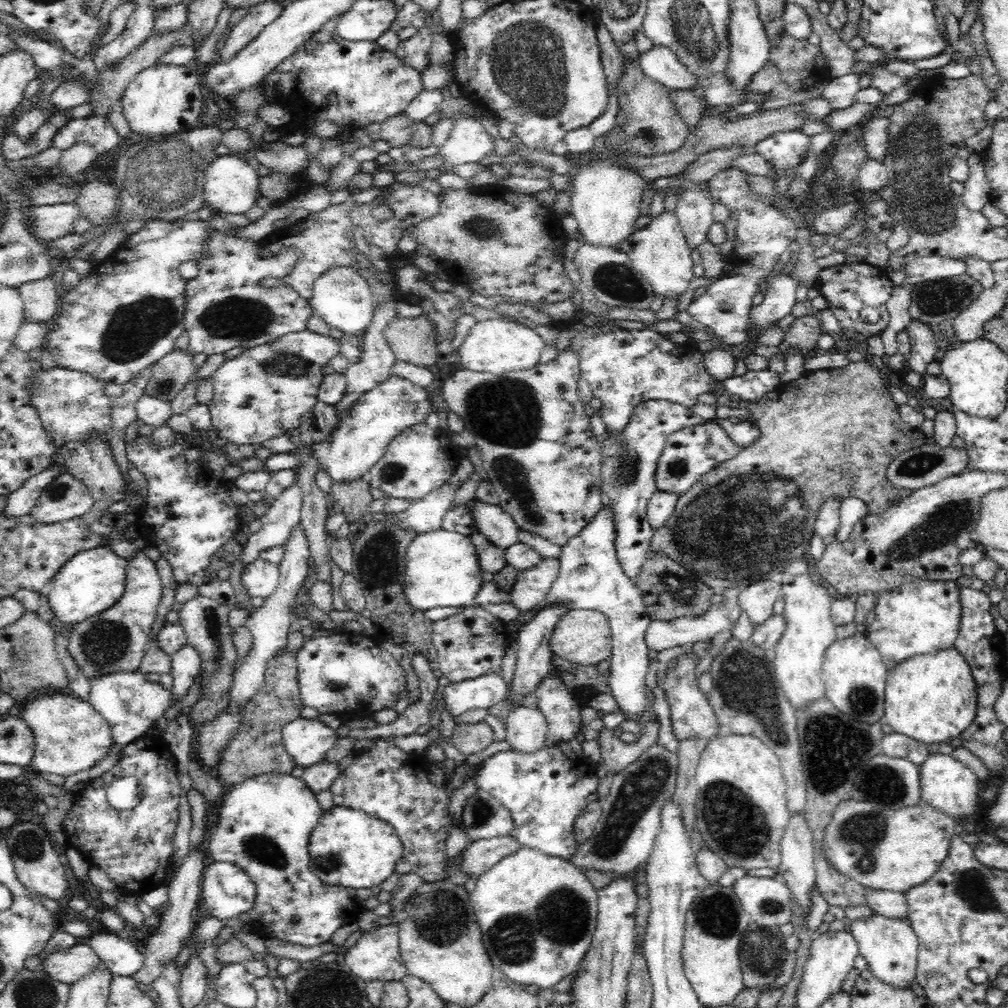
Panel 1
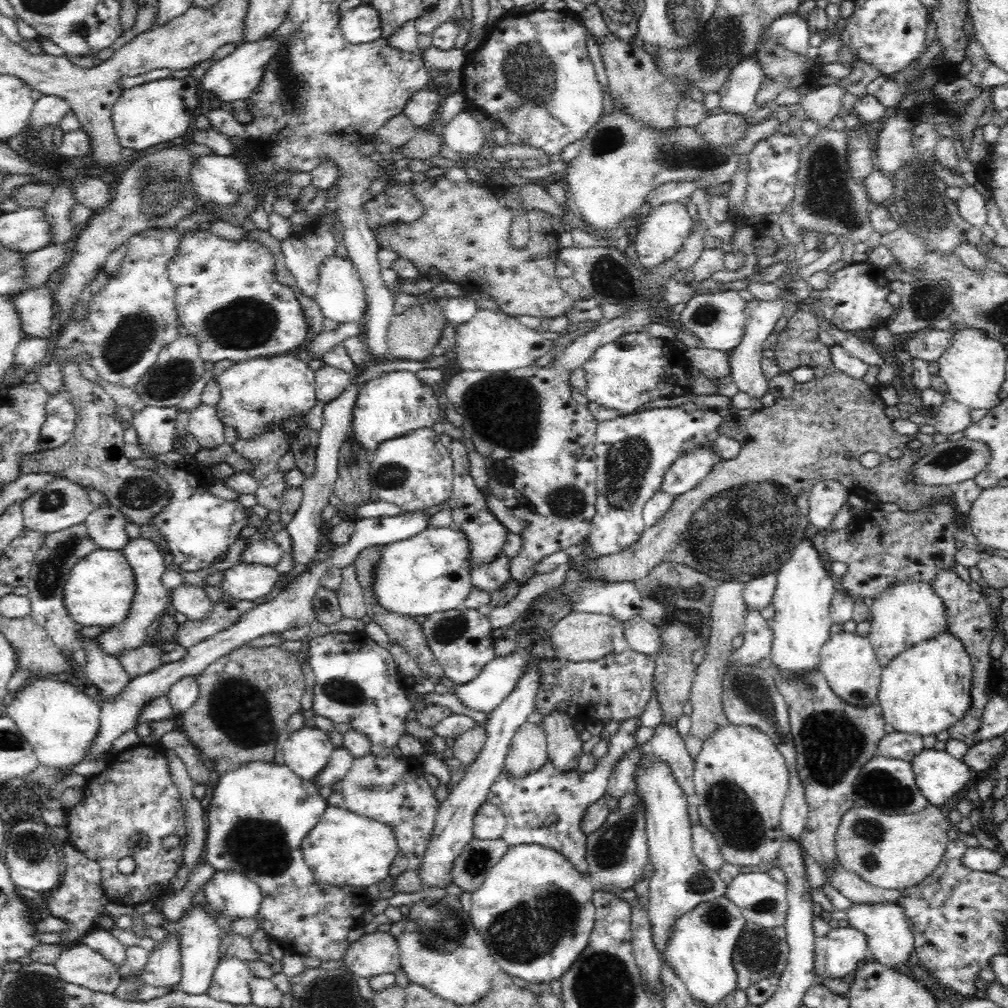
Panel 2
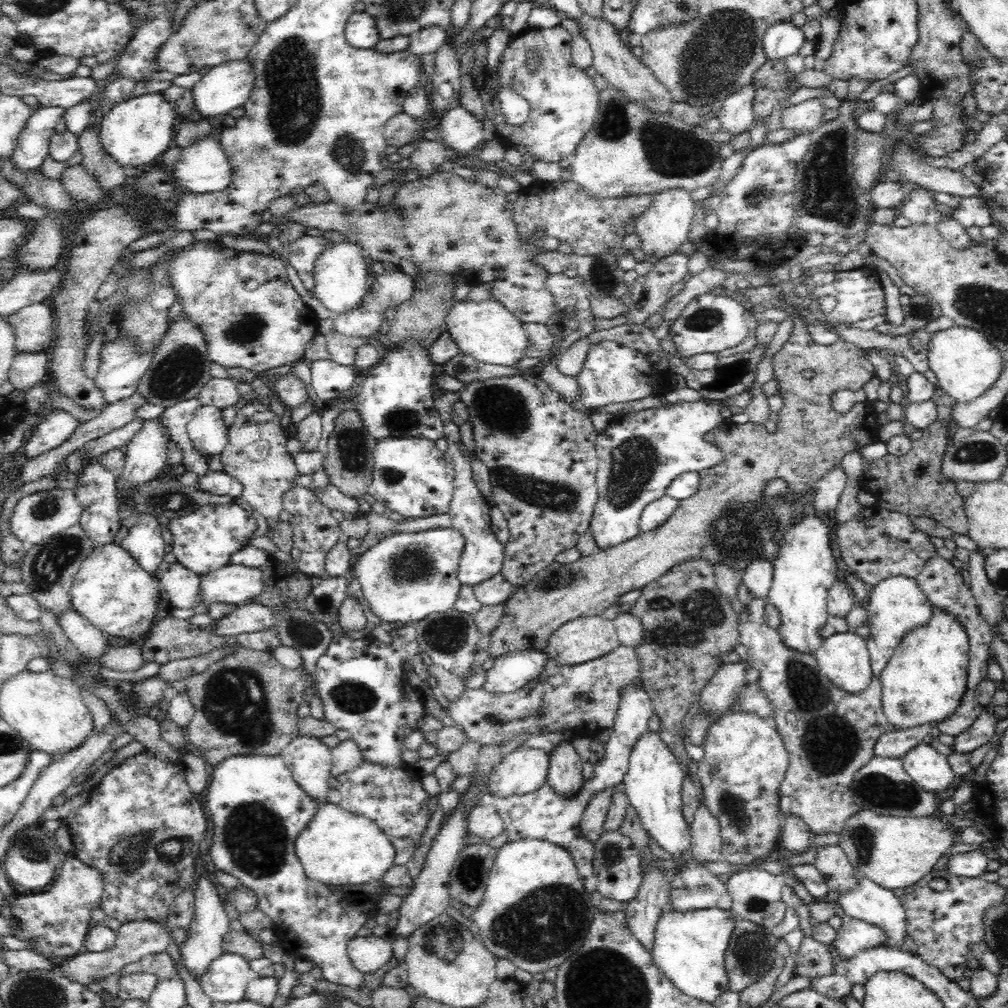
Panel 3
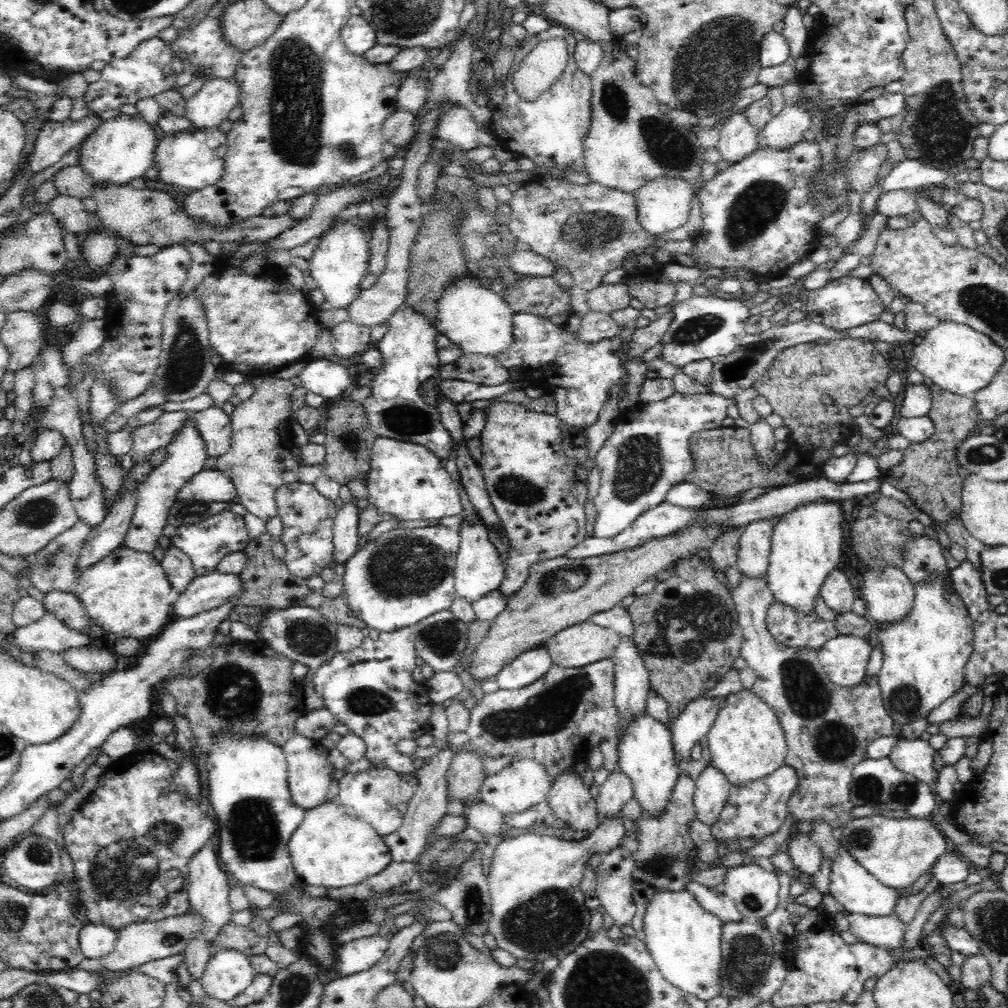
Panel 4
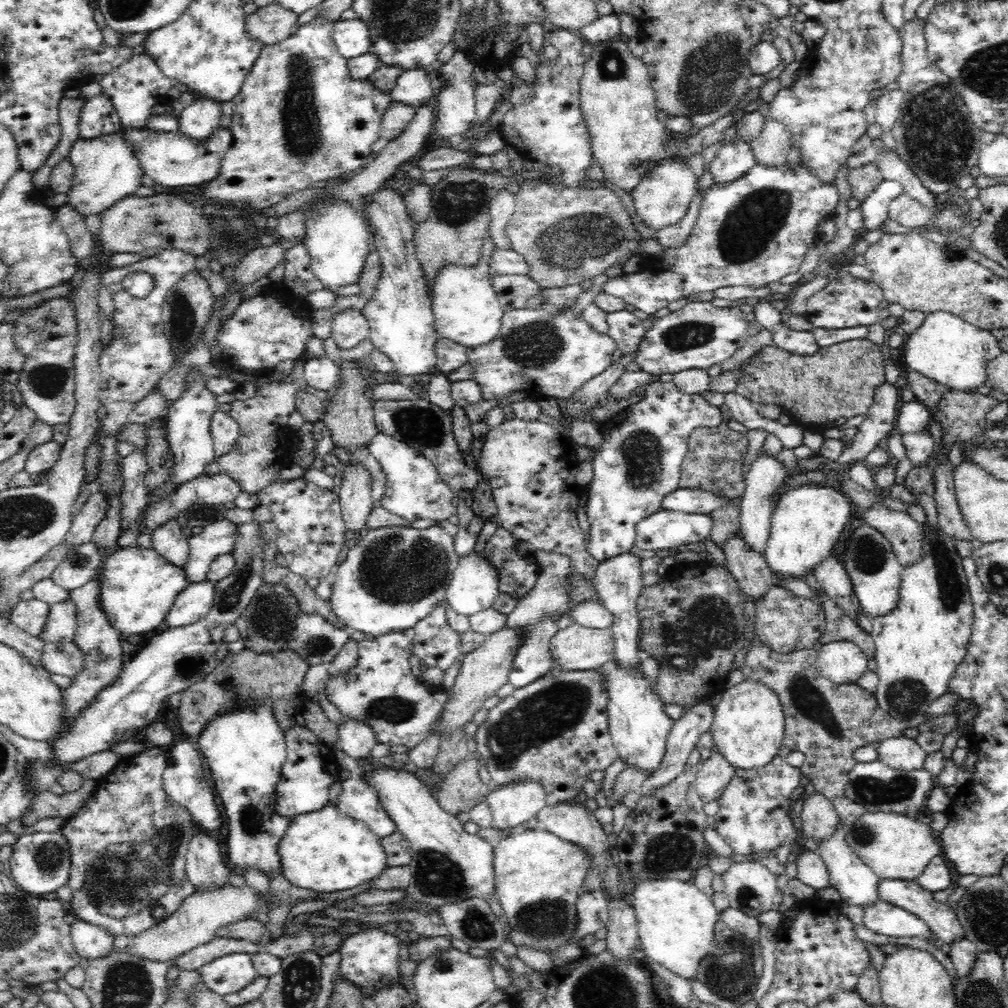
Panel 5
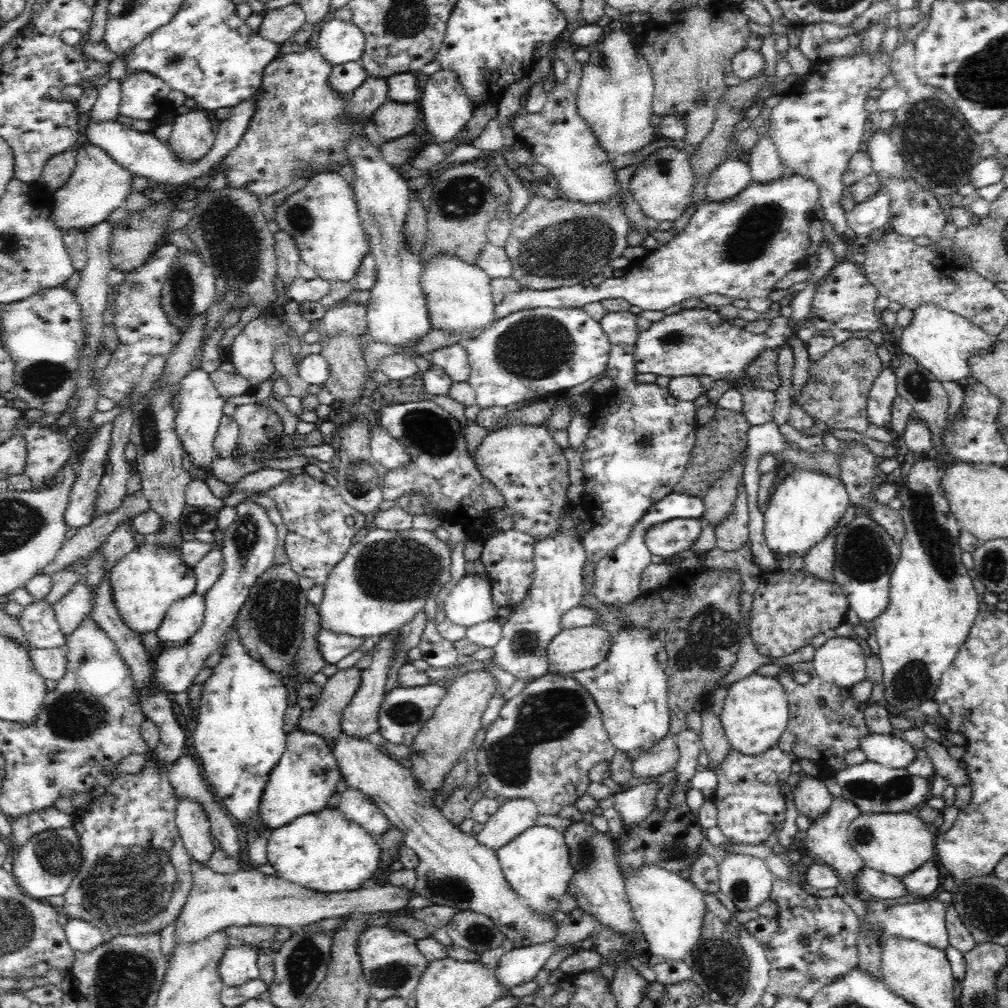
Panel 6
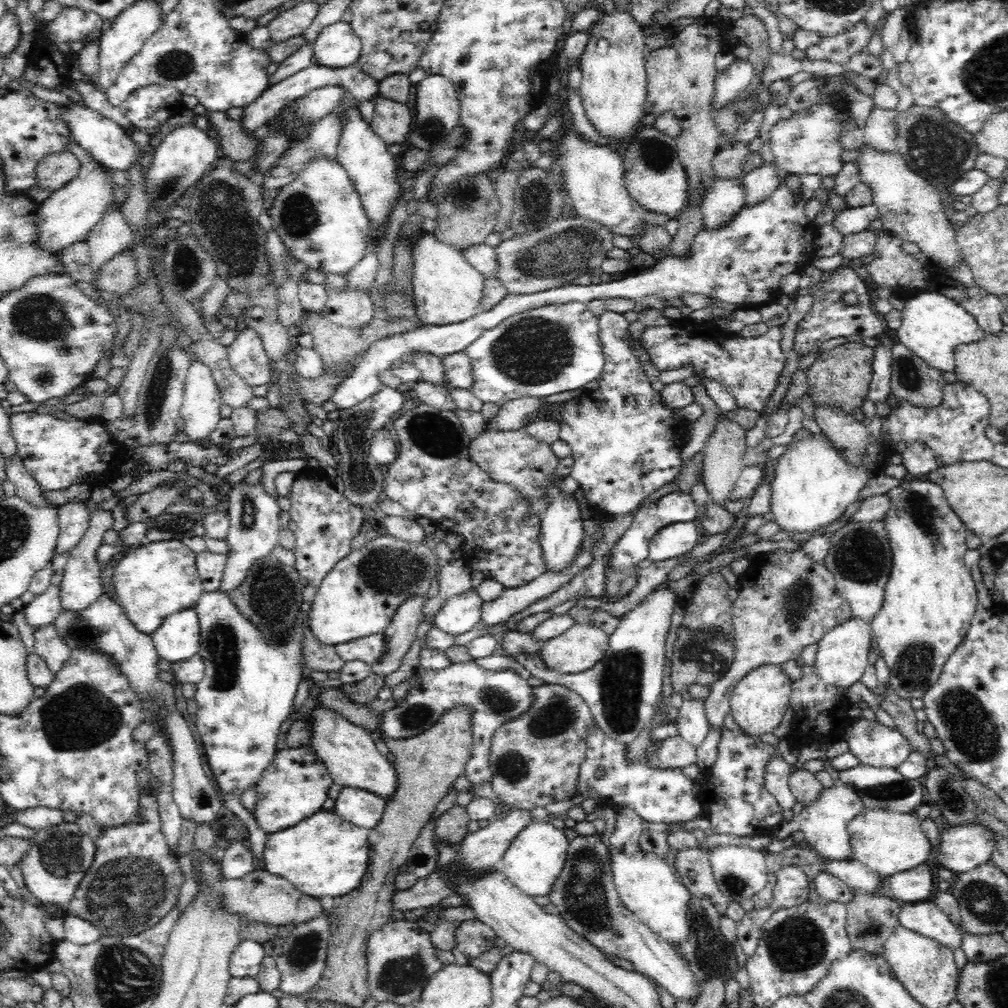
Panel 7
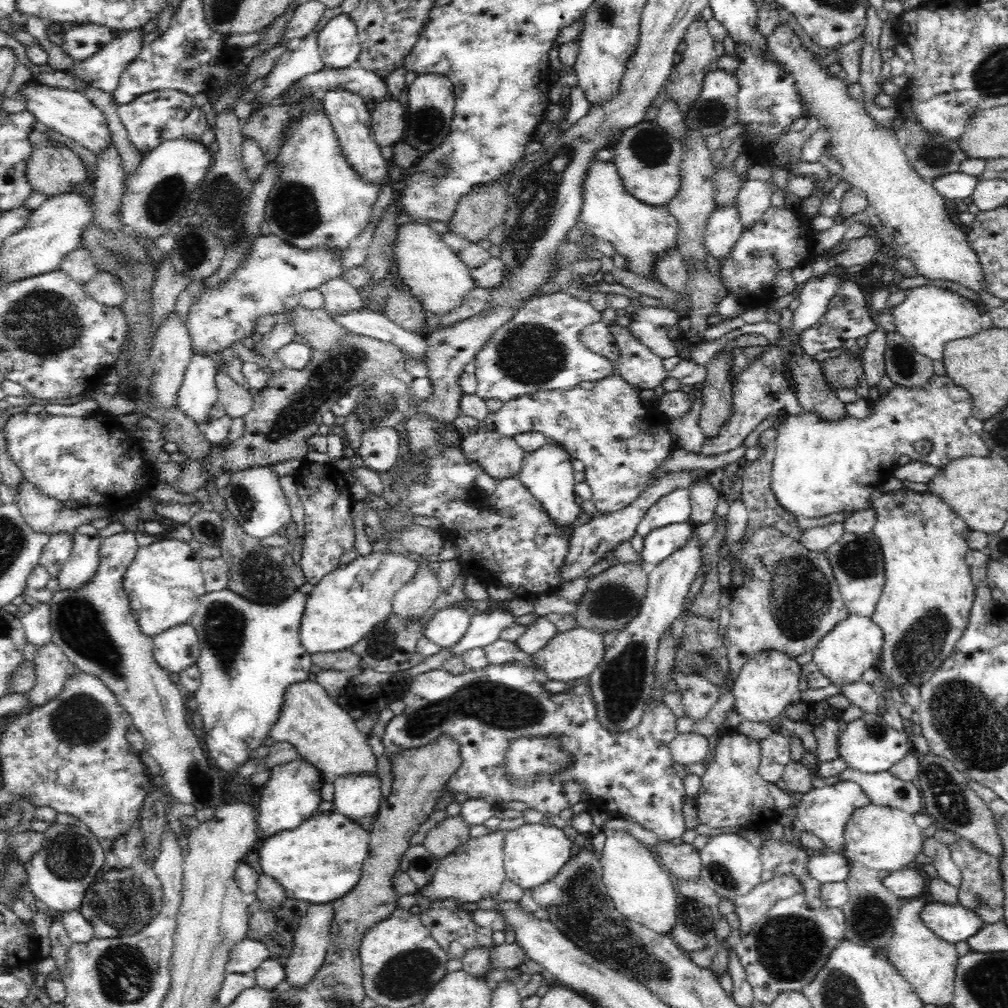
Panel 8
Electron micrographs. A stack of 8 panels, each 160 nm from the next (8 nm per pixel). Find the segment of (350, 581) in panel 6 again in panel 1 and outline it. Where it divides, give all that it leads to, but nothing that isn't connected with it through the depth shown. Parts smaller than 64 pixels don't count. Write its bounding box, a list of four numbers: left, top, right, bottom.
[404,528,487,611]

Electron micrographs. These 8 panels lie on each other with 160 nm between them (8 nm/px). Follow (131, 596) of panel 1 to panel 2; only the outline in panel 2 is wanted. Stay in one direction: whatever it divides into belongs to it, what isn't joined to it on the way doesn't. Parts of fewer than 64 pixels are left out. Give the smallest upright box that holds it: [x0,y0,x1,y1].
[98,536,171,657]

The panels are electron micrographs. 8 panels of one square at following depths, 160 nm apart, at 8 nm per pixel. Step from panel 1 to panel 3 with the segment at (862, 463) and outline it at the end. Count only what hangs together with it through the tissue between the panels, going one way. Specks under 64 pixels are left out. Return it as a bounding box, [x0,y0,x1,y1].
[488,309,969,658]

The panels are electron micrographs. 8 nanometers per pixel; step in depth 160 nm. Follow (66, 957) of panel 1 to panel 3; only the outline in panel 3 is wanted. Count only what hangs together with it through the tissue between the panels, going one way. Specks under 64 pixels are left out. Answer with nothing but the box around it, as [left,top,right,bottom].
[56,920,172,987]

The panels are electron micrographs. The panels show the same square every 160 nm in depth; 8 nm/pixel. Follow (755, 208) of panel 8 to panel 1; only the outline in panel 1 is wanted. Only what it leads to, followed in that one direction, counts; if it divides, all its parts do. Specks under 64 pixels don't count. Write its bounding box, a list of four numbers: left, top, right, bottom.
[821,73,860,110]

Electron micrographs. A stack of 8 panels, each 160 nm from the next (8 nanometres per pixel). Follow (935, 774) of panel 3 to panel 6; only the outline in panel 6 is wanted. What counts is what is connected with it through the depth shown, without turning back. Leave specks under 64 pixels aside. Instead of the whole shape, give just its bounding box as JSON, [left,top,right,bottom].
[860,733,916,769]

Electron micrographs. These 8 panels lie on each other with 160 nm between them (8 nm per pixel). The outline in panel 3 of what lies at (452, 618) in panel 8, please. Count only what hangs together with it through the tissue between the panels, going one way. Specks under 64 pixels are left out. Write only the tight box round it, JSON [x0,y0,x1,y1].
[444,421,505,588]

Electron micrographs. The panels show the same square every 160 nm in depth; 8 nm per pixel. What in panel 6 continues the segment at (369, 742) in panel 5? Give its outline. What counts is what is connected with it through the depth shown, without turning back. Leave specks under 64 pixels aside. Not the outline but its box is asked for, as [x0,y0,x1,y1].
[340,629,402,738]

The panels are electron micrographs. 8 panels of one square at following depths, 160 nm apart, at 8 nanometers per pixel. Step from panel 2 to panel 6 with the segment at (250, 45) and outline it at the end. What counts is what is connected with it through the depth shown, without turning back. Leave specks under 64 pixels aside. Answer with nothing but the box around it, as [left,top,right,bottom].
[167,108,215,162]

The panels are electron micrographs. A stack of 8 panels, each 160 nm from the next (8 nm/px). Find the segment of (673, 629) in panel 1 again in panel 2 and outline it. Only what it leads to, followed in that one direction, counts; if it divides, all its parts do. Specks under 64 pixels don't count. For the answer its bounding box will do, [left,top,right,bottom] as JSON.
[624,616,664,655]

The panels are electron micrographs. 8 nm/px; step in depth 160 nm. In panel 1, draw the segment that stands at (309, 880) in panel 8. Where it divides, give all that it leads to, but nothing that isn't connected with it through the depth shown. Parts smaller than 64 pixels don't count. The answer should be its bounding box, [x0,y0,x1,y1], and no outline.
[308,806,403,888]

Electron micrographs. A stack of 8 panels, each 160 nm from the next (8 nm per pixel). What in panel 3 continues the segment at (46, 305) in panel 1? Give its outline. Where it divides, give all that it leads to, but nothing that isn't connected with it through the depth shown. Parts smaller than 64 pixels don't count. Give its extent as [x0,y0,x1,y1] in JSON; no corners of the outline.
[7,302,55,353]

